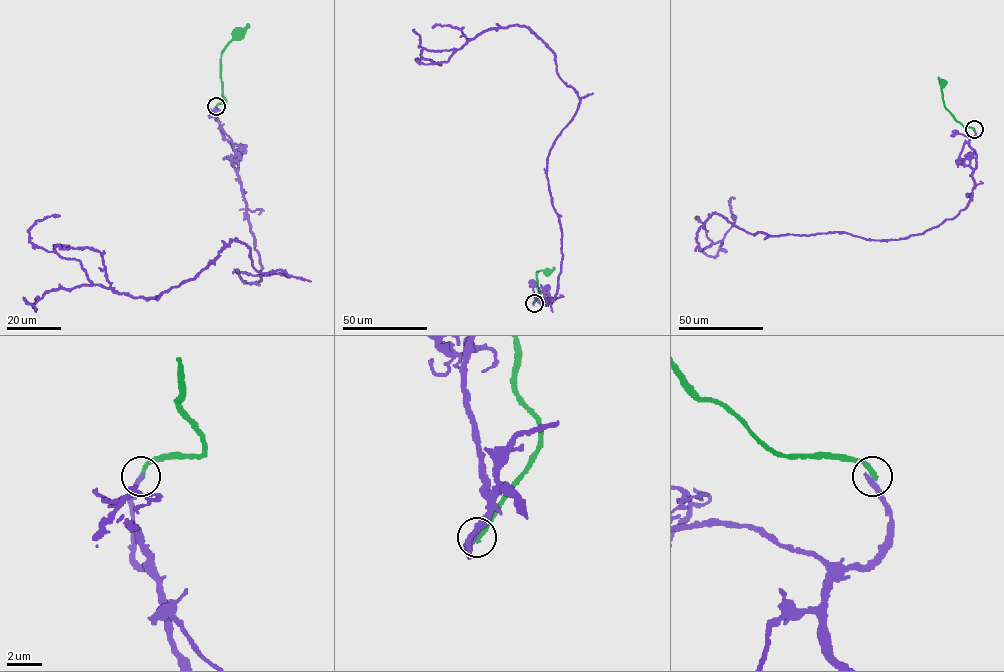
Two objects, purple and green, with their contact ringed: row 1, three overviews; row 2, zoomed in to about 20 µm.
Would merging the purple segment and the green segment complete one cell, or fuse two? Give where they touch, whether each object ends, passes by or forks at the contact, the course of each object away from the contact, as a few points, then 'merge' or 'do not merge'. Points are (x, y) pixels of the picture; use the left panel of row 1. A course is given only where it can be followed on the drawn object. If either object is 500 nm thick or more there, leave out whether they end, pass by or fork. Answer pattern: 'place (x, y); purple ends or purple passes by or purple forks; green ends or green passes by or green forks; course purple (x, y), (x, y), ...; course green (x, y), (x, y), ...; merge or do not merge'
place (216, 106); purple ends; green ends; course purple (216, 106), (262, 266), (236, 272), (289, 276), (232, 240), (133, 297), (32, 244), (60, 216); course green (216, 106), (225, 102), (222, 95), (221, 51), (236, 34); do not merge

